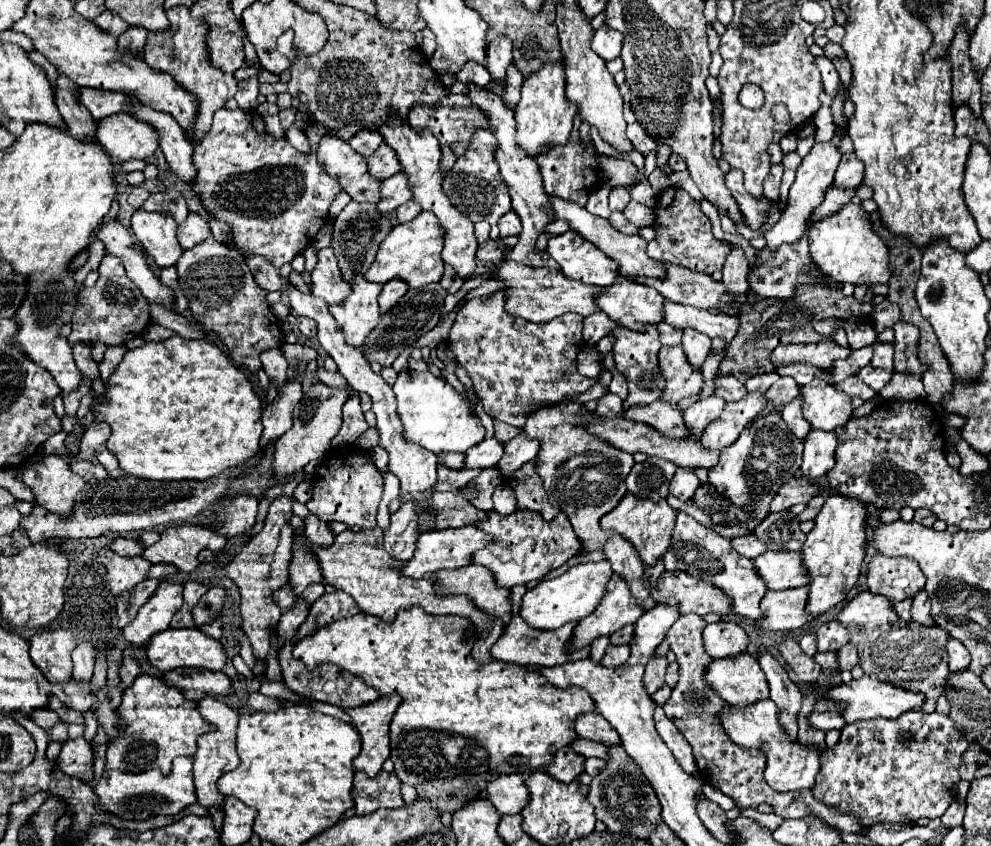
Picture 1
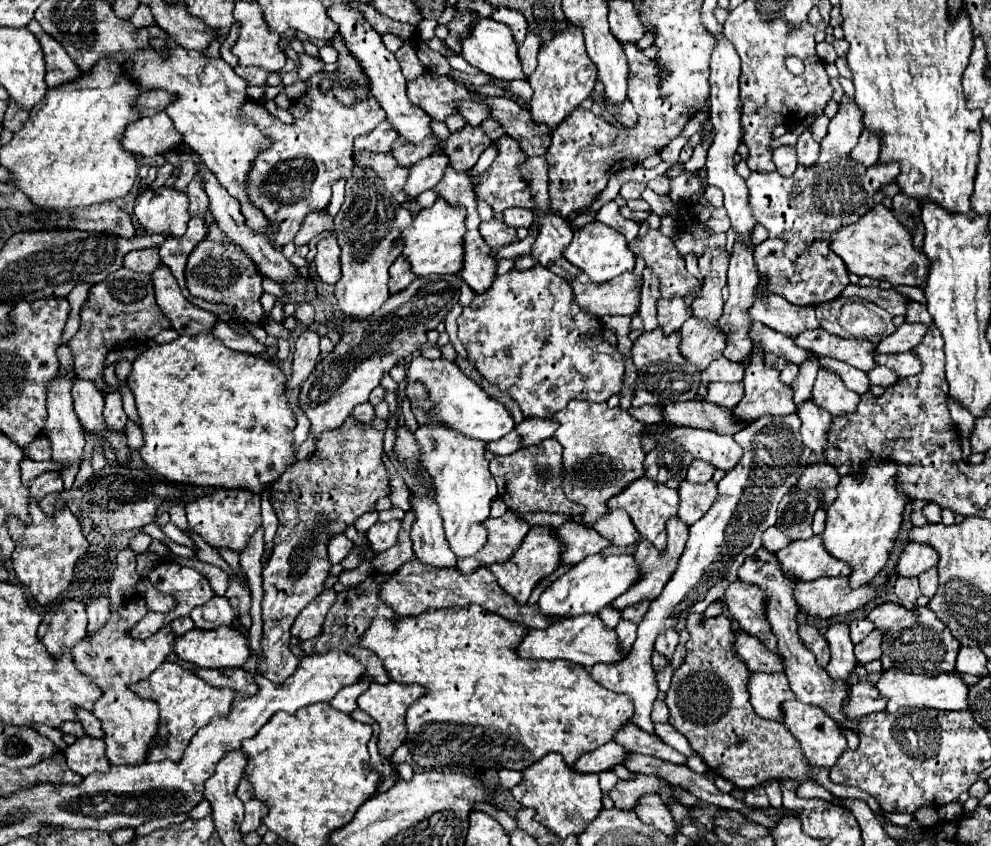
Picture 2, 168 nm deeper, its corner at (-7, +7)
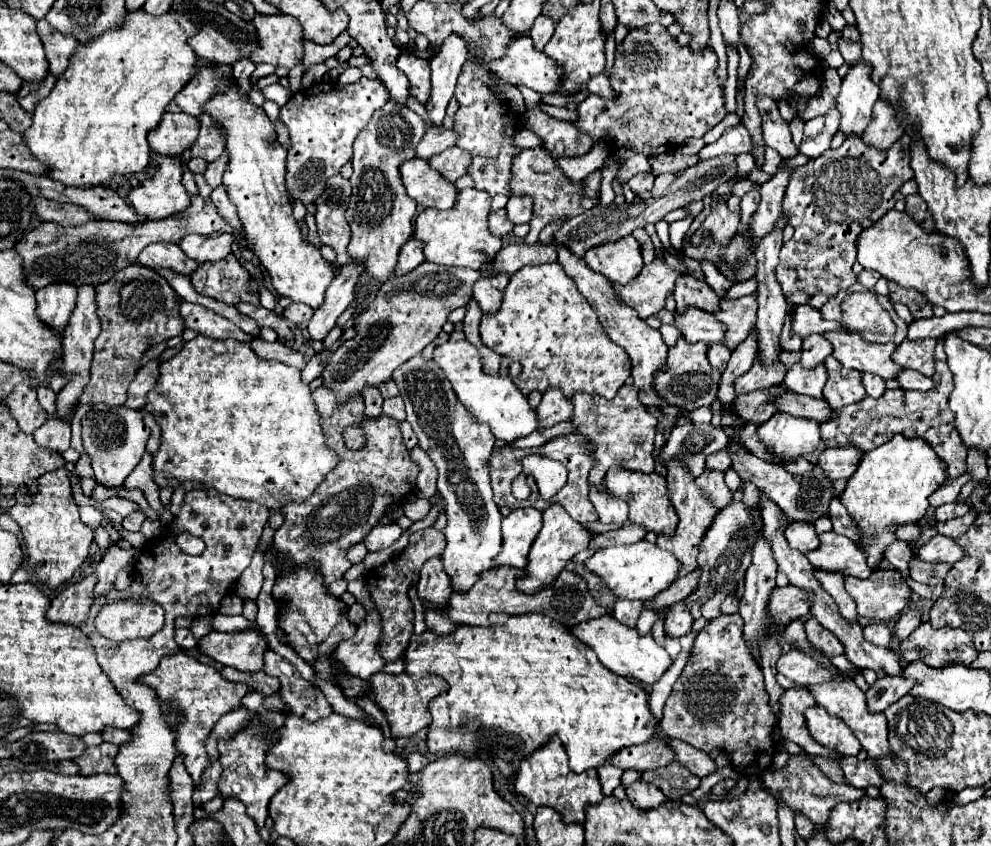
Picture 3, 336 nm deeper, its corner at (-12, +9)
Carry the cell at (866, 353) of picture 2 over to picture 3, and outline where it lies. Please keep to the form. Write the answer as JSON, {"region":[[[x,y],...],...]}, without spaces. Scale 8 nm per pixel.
{"region":[[[824,332],[824,338],[834,346],[832,356],[846,368],[854,368],[860,372],[872,372],[882,376],[884,380],[894,378],[900,372],[900,366],[892,362],[892,352],[896,344],[878,344],[860,338],[858,334],[848,332]]]}

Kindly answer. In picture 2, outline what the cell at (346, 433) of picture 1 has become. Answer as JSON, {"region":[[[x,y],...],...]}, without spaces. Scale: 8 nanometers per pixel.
{"region":[[[365,402],[365,404],[361,404],[359,408],[355,408],[353,416],[355,416],[355,420],[367,422],[367,420],[373,420],[373,418],[375,418],[375,412],[373,412],[373,406],[371,406],[369,402]]]}

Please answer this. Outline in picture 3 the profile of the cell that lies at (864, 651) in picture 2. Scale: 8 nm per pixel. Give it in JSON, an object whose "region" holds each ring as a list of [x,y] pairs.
{"region":[[[910,610],[906,614],[902,614],[896,622],[894,622],[894,628],[892,628],[892,634],[896,634],[896,640],[904,640],[914,626],[918,626],[922,620],[922,614],[918,610]]]}

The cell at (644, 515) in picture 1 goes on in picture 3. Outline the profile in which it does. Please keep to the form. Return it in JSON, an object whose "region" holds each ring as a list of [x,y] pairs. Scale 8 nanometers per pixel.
{"region":[[[612,466],[612,470],[608,470],[608,474],[606,474],[604,484],[606,484],[606,490],[612,496],[622,498],[624,502],[628,502],[628,506],[630,506],[630,522],[640,524],[646,530],[652,530],[656,534],[664,534],[664,536],[674,534],[676,524],[678,524],[678,516],[676,516],[674,508],[670,506],[664,476],[660,476],[656,472],[650,472],[650,474],[630,472],[630,470],[624,470],[622,466]]]}

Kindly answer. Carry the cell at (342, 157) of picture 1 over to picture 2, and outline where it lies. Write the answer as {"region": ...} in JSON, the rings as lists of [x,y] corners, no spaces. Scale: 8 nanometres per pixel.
{"region":[[[361,152],[355,158],[355,162],[361,168],[373,170],[385,182],[385,188],[393,194],[393,198],[399,204],[405,204],[405,202],[411,200],[407,196],[407,192],[405,192],[405,180],[409,176],[409,168],[399,166],[397,160],[391,154],[375,154],[375,156],[371,156],[371,152]]]}

